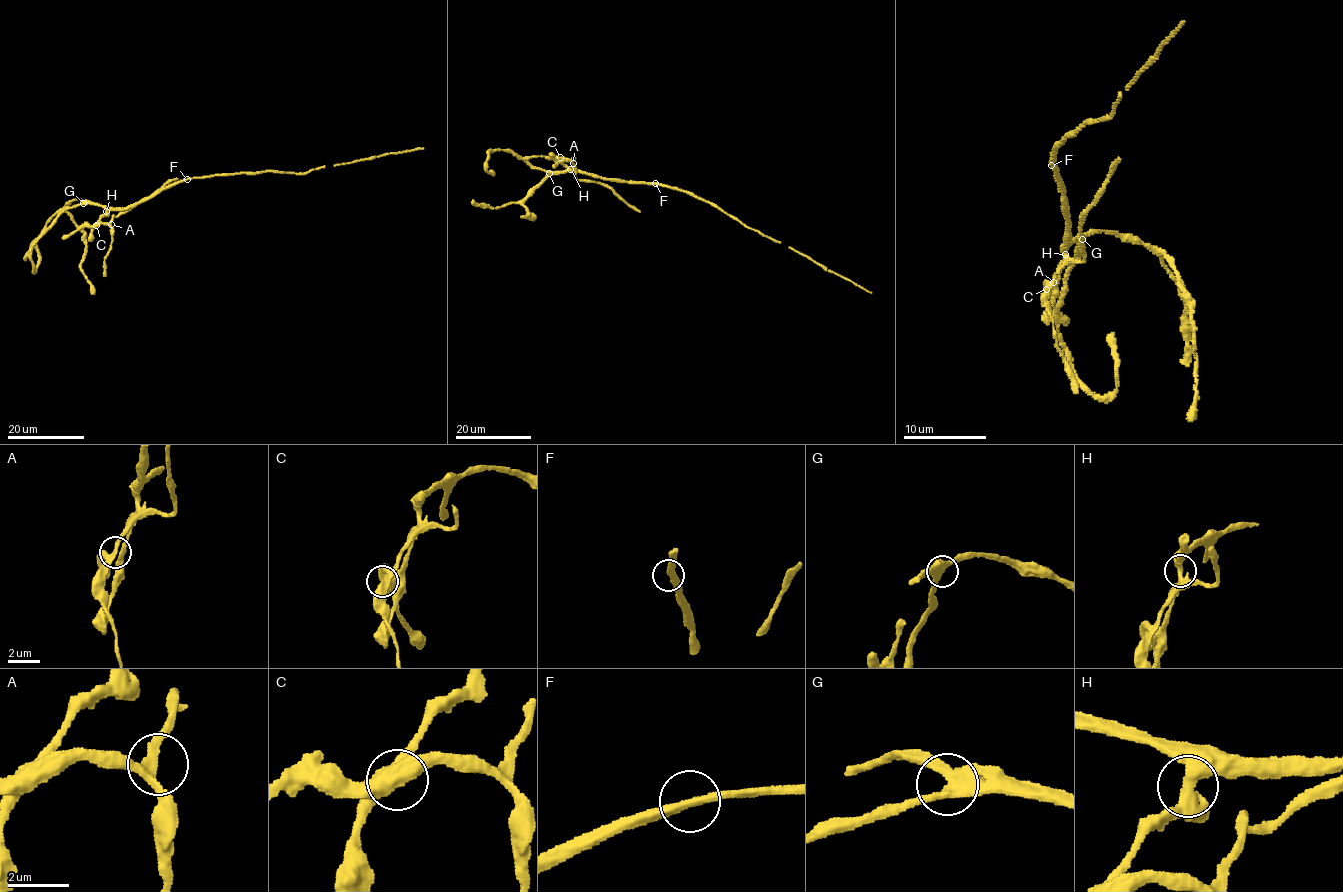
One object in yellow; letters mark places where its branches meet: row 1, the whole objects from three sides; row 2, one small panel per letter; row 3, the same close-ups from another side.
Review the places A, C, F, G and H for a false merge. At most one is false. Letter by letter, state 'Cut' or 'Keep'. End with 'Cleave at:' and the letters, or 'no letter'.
A: Keep
C: Keep
F: Keep
G: Keep
H: Cut
Cleave at: H

